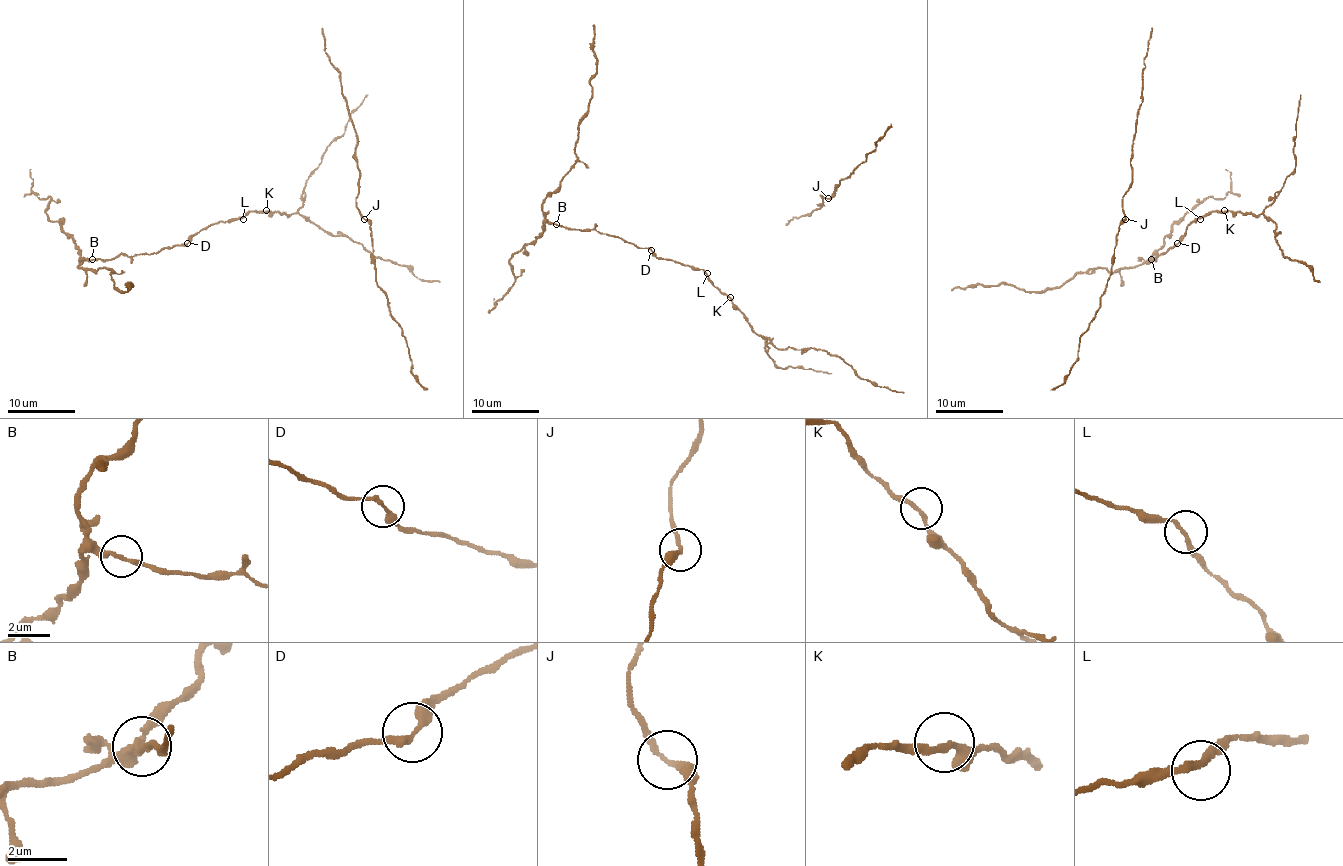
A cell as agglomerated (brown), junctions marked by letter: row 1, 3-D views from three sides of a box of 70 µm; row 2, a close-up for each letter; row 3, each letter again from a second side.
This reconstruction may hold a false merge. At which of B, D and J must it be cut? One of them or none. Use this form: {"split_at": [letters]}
{"split_at": []}

